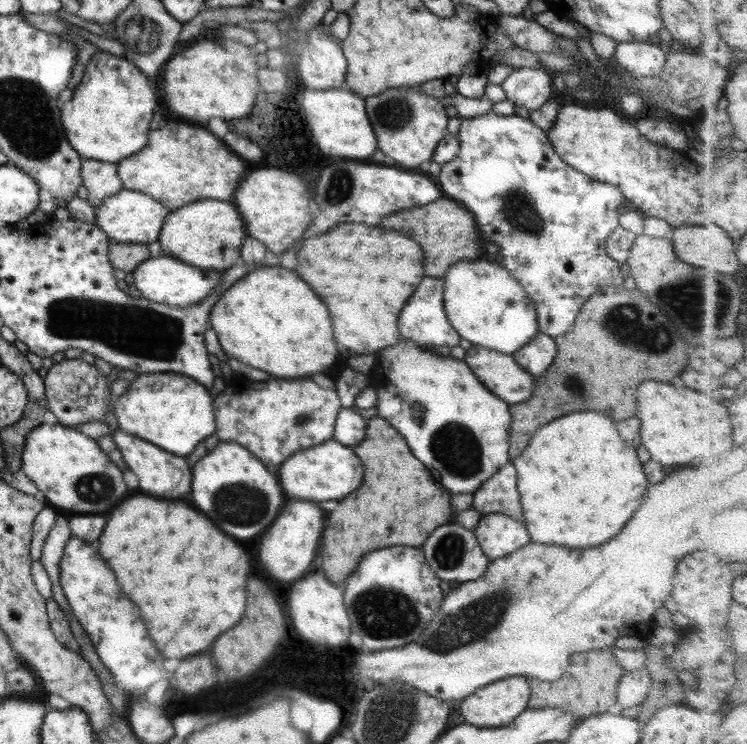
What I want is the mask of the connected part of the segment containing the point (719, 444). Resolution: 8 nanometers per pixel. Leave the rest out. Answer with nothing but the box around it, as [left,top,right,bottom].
[635,380,731,466]

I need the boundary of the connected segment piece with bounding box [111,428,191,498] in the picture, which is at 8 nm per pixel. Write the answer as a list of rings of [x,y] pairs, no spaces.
[[[118,428],[111,434],[111,437],[128,470],[137,477],[137,490],[141,494],[155,496],[155,498],[183,498],[189,492],[191,472],[183,458],[177,458],[162,448]]]

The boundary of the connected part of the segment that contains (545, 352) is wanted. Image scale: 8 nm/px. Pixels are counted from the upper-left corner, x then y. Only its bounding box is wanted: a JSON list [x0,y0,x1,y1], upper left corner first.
[511,332,555,379]

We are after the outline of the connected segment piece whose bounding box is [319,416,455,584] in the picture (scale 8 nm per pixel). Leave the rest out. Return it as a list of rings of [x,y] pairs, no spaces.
[[[377,416],[367,420],[364,439],[353,450],[365,468],[363,484],[357,490],[357,500],[347,496],[329,512],[320,538],[321,568],[334,584],[347,580],[367,552],[393,544],[420,548],[432,530],[451,522],[455,515],[450,507],[451,494],[411,456],[405,439],[386,420]]]

